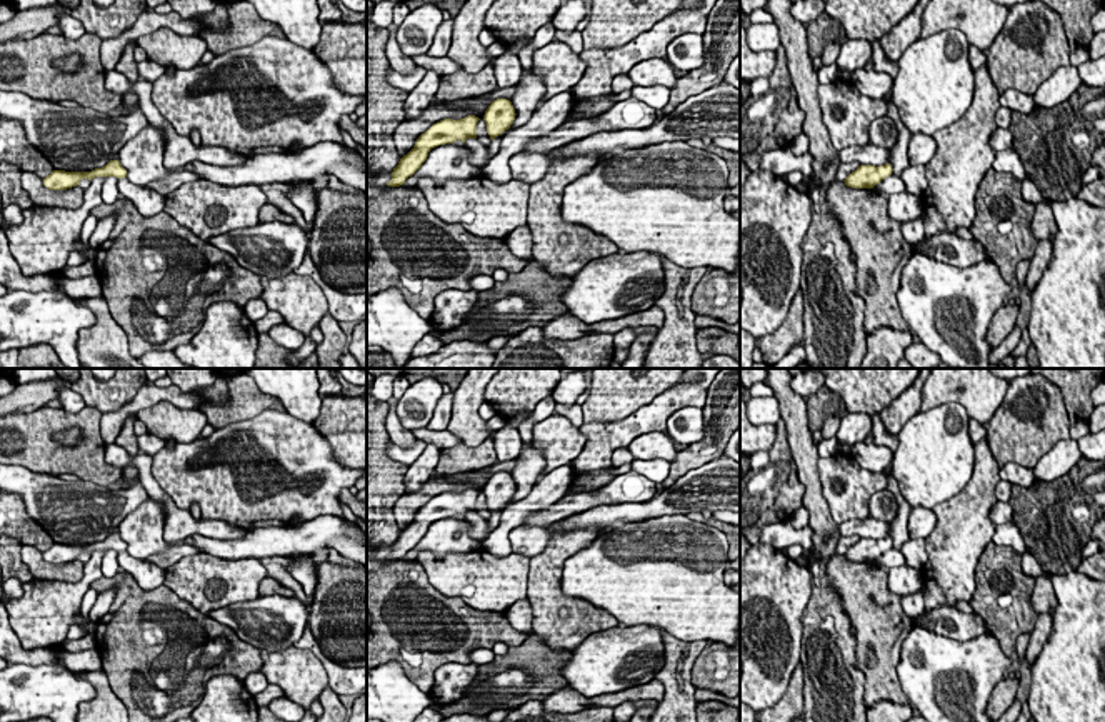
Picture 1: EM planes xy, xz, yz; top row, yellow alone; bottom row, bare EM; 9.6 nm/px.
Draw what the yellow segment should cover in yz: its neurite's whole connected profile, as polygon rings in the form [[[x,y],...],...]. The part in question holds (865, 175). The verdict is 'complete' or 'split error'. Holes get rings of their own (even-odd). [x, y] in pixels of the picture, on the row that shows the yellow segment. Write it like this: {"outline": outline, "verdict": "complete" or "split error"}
{"outline": [[[890,163],[875,167],[875,165],[860,165],[852,172],[843,182],[852,188],[873,188],[883,178],[892,175],[893,168]]], "verdict": "complete"}

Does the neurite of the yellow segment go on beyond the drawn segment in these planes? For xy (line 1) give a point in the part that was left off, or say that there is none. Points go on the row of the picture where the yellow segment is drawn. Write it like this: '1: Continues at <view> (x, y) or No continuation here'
1: No continuation here

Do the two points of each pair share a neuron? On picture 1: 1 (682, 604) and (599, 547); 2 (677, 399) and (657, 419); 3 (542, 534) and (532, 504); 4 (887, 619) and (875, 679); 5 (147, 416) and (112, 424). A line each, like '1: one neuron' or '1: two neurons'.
1: one neuron
2: one neuron
3: two neurons
4: one neuron
5: two neurons

